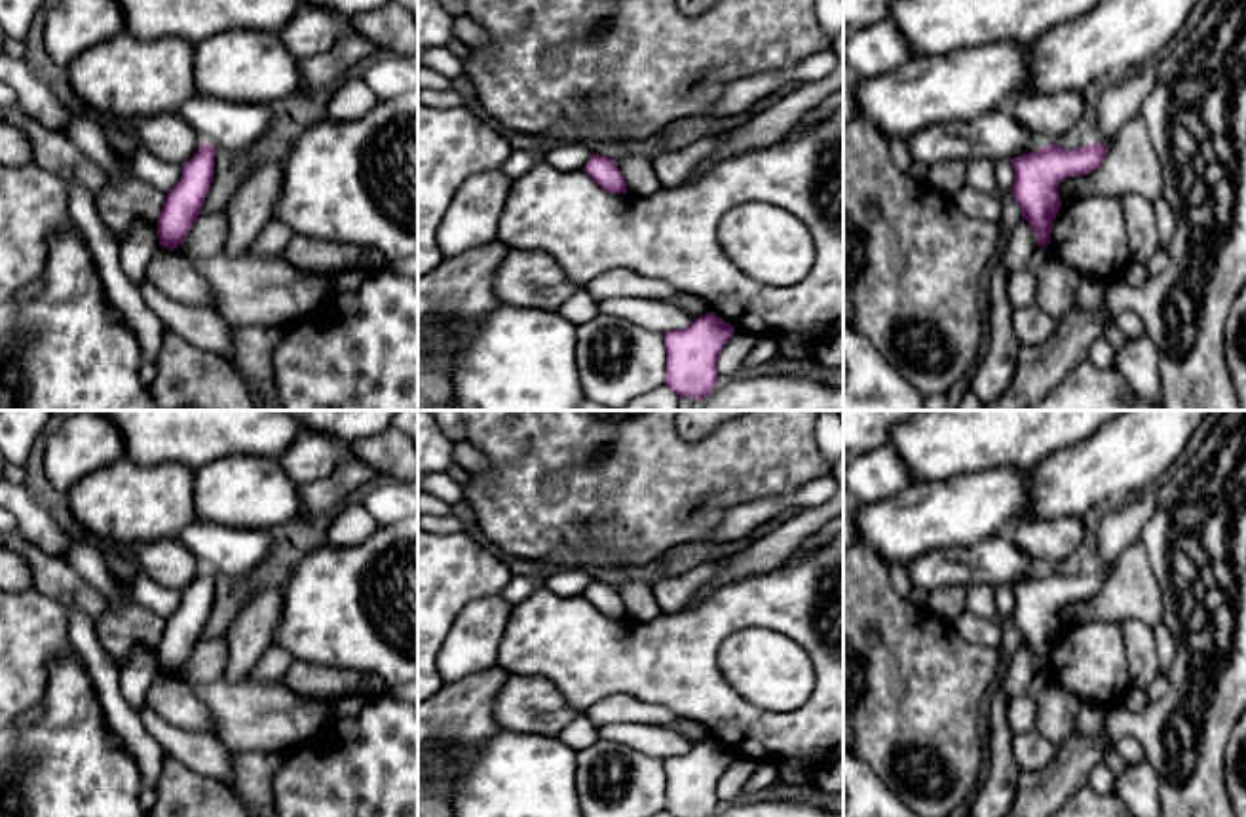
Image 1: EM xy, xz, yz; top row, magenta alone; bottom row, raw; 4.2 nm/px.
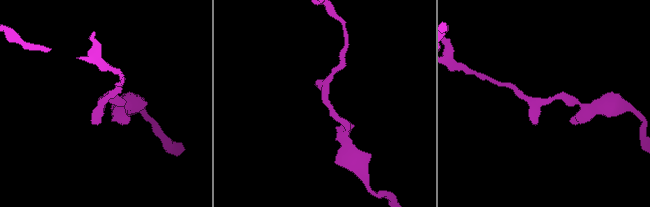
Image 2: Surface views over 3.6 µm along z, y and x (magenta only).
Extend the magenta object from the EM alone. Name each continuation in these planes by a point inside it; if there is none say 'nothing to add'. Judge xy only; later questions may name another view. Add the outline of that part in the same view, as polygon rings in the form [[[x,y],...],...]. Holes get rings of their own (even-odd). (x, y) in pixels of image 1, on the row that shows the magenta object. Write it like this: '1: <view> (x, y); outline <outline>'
nothing to add

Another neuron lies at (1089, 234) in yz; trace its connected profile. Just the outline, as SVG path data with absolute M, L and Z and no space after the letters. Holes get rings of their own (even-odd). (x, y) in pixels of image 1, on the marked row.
M1094 194L1064 201L1048 245L1081 277L1098 277L1104 283L1121 277L1130 262L1121 198Z

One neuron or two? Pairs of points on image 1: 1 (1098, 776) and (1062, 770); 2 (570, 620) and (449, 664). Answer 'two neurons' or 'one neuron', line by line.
1: two neurons
2: two neurons

